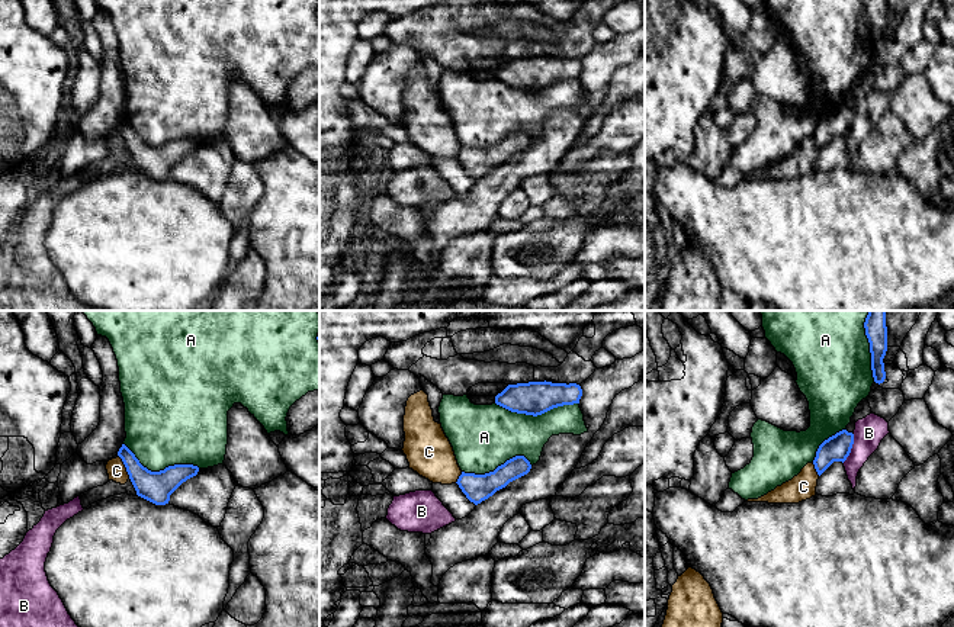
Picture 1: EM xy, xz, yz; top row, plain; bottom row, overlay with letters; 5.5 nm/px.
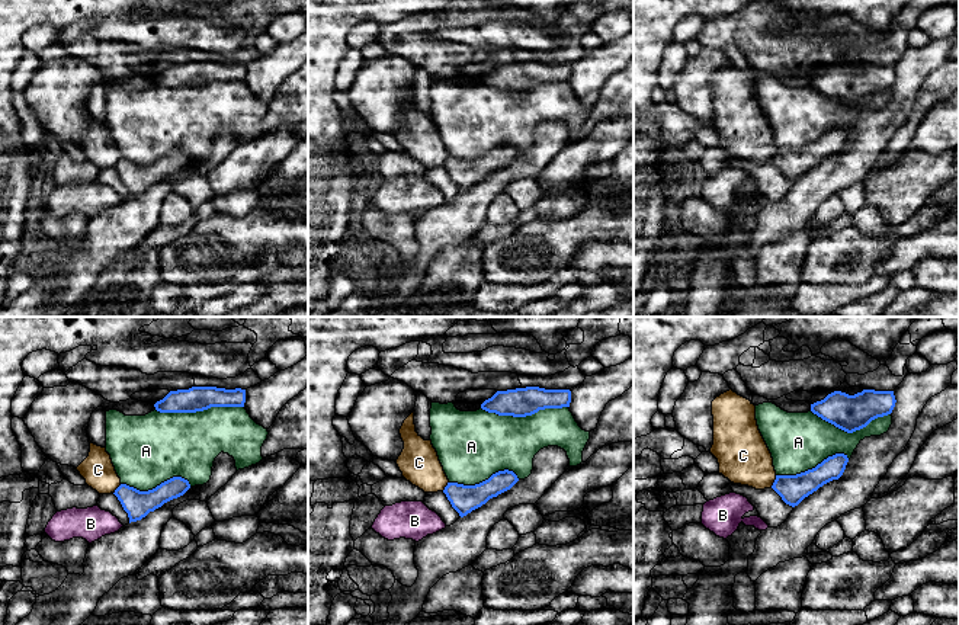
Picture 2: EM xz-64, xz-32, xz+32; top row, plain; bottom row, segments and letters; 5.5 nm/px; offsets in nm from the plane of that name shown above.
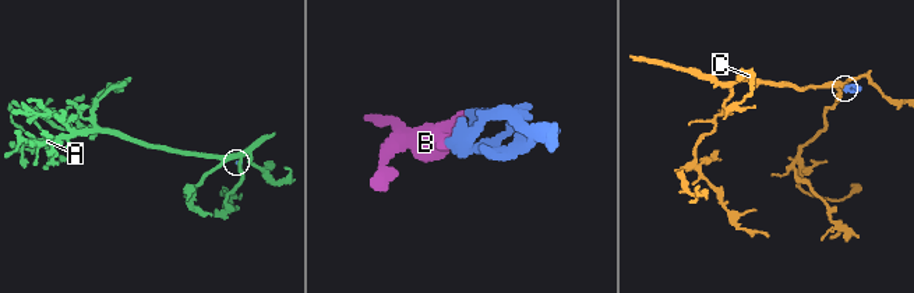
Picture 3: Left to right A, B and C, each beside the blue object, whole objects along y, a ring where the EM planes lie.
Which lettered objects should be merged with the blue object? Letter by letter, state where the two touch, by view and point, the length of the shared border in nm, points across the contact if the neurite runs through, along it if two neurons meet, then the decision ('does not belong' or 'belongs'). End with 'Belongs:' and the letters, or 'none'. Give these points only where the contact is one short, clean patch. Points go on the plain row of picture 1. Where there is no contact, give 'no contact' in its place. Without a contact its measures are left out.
A: contact xz (537, 89); length 460 nm; does not belong
B: contact yz (851, 122); length 180 nm; border yz (853, 108), (851, 126), (842, 137); does not belong
C: contact xy (125, 141); length 150 nm; border xy (118, 129), (129, 153); does not belong
Belongs: none

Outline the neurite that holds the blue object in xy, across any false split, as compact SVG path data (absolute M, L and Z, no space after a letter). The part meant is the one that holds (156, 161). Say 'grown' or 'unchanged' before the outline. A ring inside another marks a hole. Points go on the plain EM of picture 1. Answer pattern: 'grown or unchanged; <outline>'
unchanged; M125 119L119 123L118 131L126 142L136 170L155 180L168 179L170 170L199 147L199 142L193 139L174 139L160 147L151 147Z

